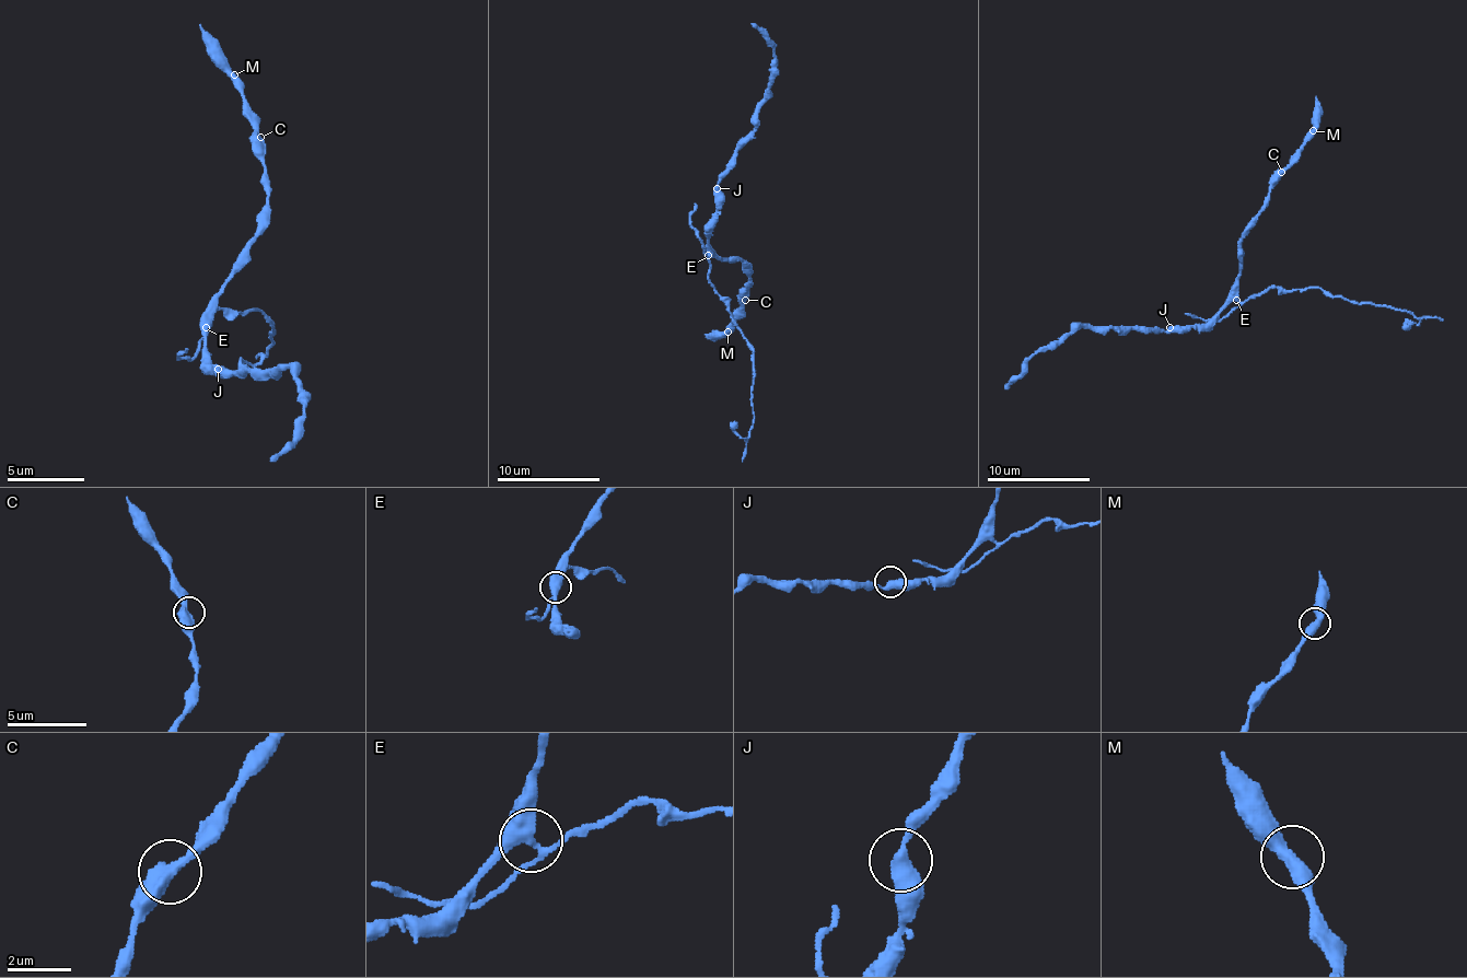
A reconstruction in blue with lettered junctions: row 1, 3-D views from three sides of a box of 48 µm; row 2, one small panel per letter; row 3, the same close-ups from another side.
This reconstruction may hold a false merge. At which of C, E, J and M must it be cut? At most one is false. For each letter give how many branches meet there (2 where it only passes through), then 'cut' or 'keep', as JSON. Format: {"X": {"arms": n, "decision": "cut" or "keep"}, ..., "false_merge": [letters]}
{"C": {"arms": 2, "decision": "keep"}, "E": {"arms": 4, "decision": "cut"}, "J": {"arms": 2, "decision": "keep"}, "M": {"arms": 2, "decision": "keep"}, "false_merge": ["E"]}

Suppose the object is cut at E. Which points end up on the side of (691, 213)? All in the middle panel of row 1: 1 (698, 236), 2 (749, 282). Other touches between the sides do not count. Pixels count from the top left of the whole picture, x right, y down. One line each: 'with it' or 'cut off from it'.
1: with it
2: cut off from it

